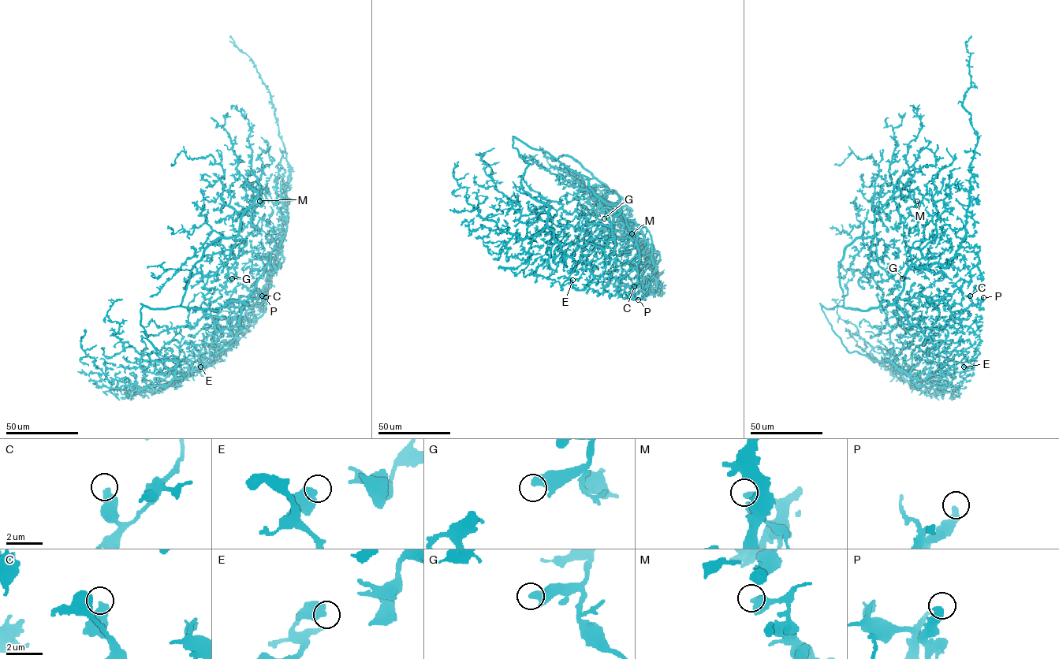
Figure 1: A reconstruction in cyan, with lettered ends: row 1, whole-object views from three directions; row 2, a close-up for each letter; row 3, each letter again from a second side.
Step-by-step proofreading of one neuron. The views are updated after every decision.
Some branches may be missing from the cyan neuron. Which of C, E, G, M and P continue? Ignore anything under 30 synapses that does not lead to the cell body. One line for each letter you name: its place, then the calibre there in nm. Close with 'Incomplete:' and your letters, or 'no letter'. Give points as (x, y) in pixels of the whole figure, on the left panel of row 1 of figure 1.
Incomplete: no letter

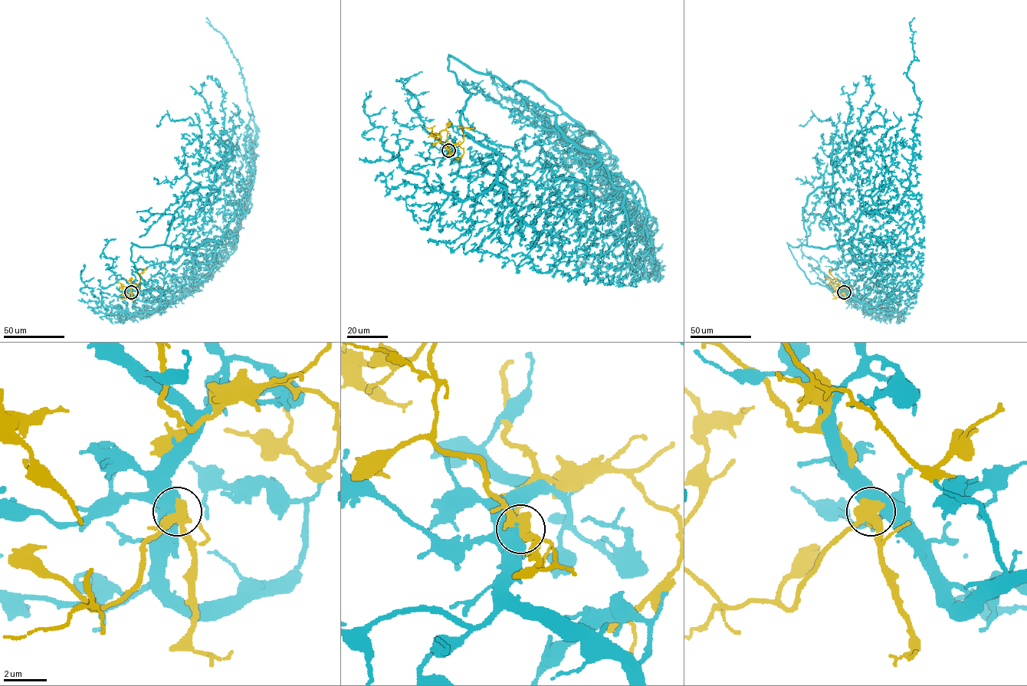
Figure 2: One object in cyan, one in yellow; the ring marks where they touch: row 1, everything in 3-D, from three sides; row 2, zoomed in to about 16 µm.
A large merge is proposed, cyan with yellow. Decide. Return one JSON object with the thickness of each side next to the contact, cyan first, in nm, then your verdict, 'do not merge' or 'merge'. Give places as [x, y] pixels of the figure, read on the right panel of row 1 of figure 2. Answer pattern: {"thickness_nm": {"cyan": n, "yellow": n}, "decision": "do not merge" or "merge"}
{"thickness_nm": {"cyan": 600, "yellow": 550}, "decision": "do not merge"}

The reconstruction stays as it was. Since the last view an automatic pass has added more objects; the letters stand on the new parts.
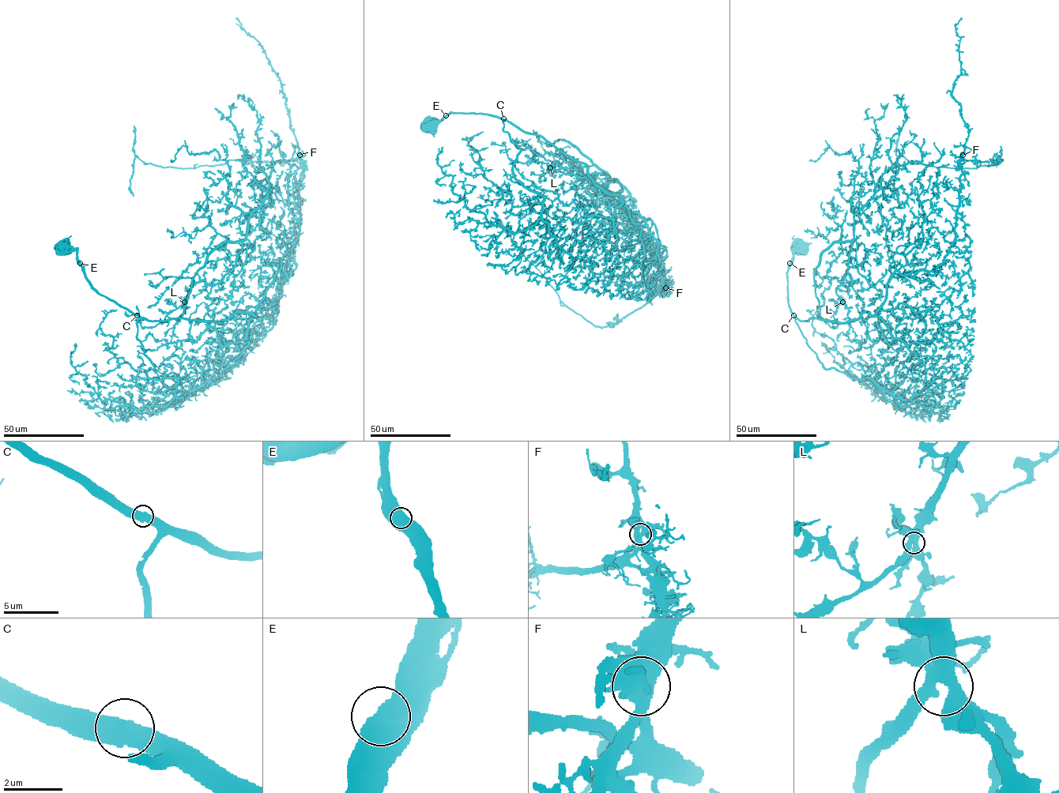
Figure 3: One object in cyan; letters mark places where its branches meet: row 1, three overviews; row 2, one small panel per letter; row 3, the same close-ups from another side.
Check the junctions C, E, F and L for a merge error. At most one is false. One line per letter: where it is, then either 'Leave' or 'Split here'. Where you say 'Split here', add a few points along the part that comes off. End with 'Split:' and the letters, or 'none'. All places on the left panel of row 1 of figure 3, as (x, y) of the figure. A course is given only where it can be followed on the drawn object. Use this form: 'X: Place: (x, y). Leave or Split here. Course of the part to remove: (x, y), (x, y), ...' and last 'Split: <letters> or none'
C: Place: (137, 315). Leave
E: Place: (80, 263). Leave
F: Place: (299, 155). Split here. Course of the part to remove: (299, 155), (292, 160), (231, 159), (224, 163), (182, 168), (145, 163), (137, 155), (130, 181), (133, 194)
L: Place: (184, 302). Leave
Split: F

